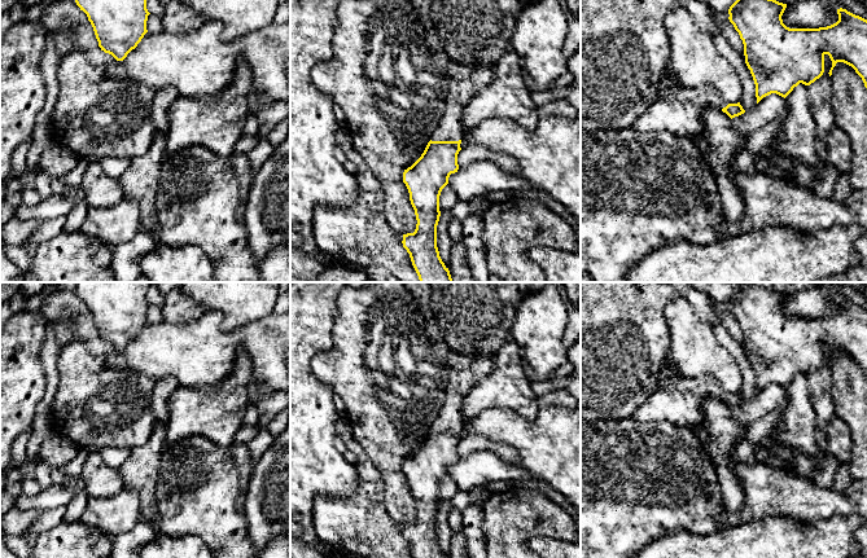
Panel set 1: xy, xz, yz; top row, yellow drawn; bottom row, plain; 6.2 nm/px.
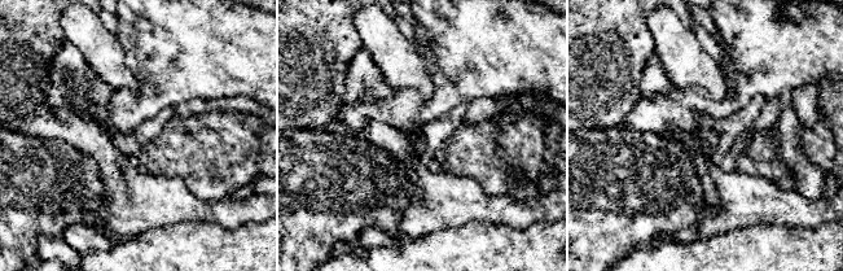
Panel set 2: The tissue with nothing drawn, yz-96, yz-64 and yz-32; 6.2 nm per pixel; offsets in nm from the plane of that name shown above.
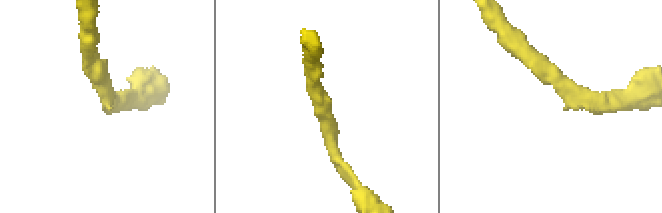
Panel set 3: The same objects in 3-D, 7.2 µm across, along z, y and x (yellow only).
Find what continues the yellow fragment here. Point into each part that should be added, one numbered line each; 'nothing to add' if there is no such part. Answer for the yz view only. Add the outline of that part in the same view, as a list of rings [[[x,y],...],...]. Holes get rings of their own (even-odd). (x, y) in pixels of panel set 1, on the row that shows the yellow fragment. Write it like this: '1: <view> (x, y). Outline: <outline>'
1: yz (678, 110). Outline: [[[713,87],[671,88],[665,91],[632,124],[642,132],[667,131],[692,137],[705,128],[705,107],[722,110],[728,104]]]

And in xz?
1: xz (465, 82). Outline: [[[450,62],[445,89],[446,110],[432,133],[432,141],[459,141],[465,129],[461,123],[468,102],[494,79],[494,66]]]

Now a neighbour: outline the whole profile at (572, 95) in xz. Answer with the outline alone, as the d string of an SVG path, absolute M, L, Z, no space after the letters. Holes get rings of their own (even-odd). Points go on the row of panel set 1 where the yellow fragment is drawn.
M574 85L566 87L562 98L578 110L581 110L581 88Z

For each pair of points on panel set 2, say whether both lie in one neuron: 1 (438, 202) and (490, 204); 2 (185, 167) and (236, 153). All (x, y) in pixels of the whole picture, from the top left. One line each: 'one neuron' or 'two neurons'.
1: one neuron
2: one neuron

